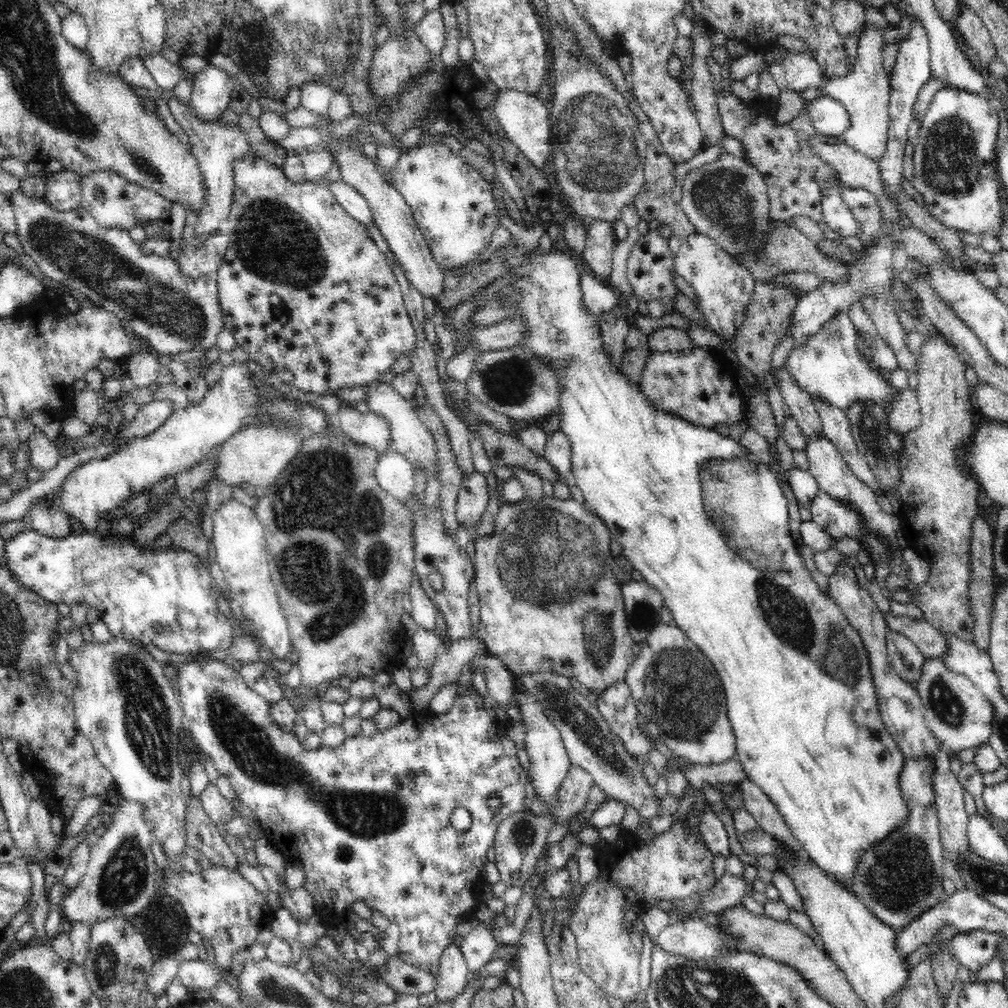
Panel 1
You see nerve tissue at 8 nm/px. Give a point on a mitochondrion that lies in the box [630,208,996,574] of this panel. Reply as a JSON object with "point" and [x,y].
{"point":[867,427]}

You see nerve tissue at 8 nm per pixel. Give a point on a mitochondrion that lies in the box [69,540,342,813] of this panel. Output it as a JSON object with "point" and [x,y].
{"point":[147,717]}

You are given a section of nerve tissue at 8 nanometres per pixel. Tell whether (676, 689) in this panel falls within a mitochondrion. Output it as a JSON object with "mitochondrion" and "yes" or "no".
{"mitochondrion":"yes"}

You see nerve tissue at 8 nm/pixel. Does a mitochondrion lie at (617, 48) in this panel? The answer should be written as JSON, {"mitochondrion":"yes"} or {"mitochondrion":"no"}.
{"mitochondrion":"no"}

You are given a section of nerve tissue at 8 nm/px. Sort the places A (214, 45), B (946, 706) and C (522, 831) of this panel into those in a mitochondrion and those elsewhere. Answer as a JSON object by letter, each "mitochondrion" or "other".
{"A":"other","B":"mitochondrion","C":"mitochondrion"}

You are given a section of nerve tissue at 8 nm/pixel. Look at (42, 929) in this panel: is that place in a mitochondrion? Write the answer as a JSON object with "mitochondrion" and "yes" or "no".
{"mitochondrion":"no"}

